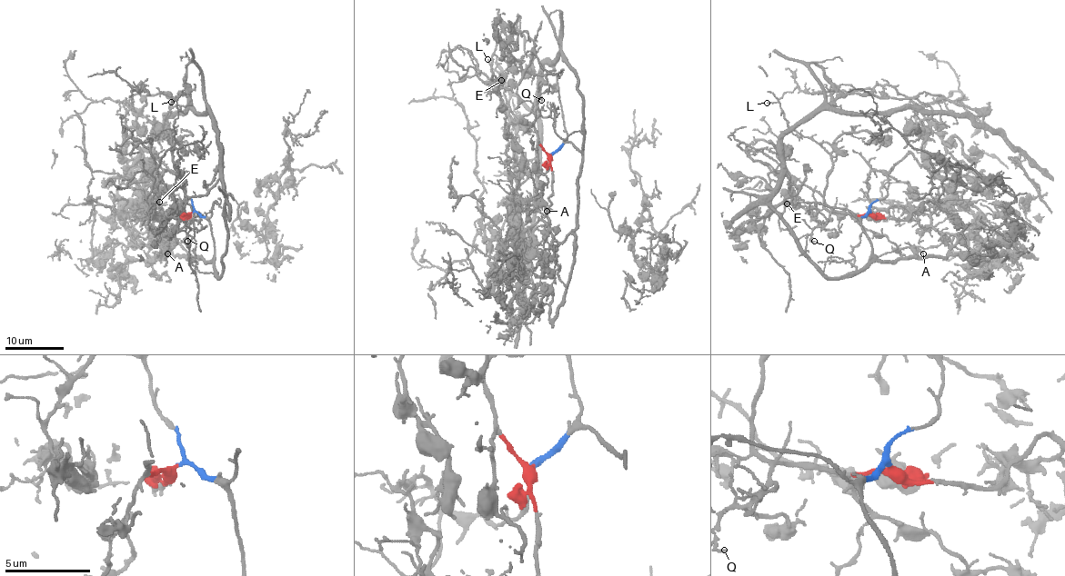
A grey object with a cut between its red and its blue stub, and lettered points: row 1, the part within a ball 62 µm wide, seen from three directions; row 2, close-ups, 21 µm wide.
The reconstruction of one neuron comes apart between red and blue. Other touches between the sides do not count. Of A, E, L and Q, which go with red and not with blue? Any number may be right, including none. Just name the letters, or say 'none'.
A, L, Q

